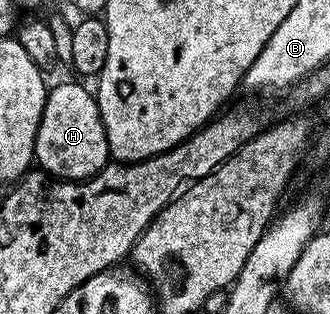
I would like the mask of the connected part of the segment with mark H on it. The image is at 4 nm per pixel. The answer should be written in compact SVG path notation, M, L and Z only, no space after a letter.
M76 80L49 89L42 120L38 124L35 165L54 178L83 180L94 177L109 161L106 128L102 124L95 93L89 87L87 90L79 86Z

